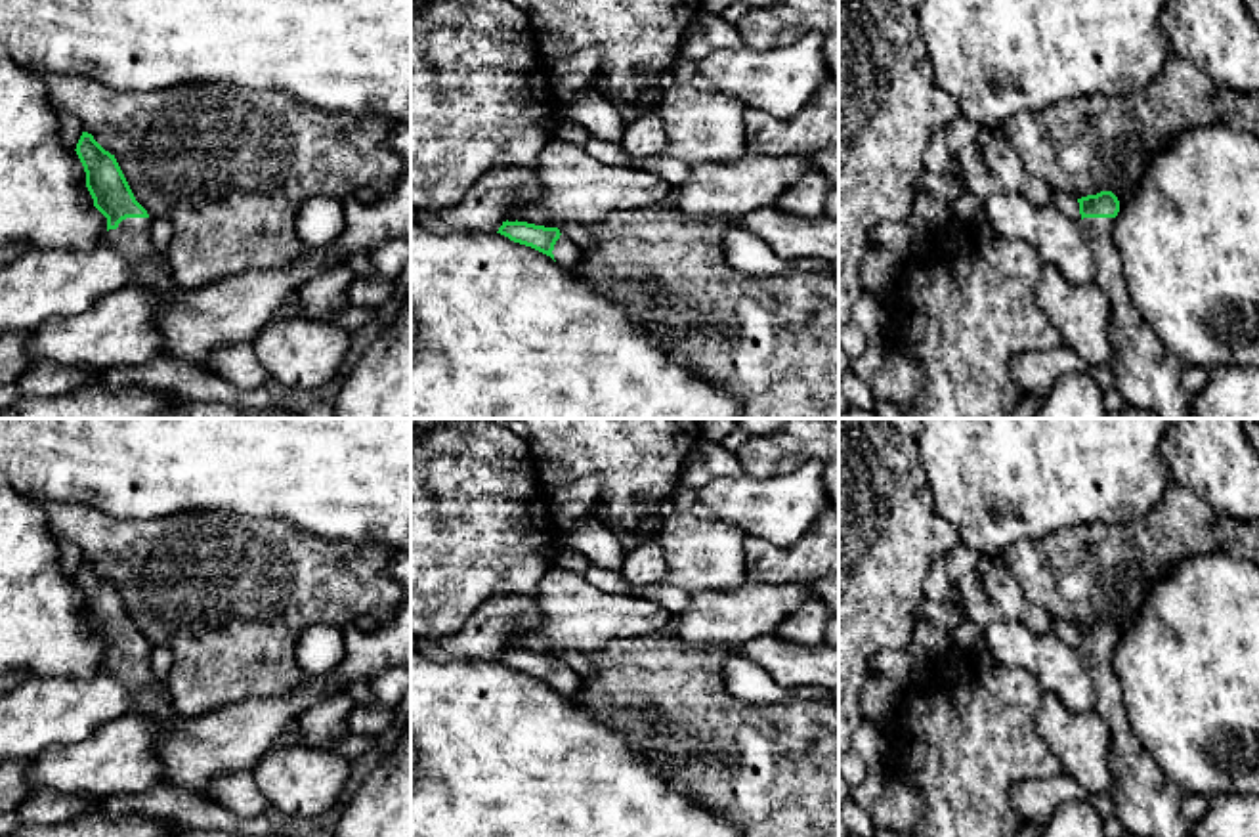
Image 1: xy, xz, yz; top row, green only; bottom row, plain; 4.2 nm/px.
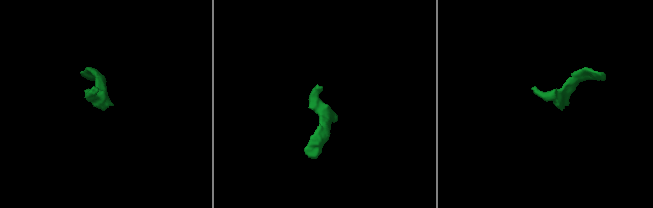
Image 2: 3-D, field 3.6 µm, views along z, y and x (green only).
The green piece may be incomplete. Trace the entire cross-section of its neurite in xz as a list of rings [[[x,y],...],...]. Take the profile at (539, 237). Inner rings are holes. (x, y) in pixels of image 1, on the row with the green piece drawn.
[[[506,220],[497,233],[550,256],[565,269],[573,269],[581,258],[581,250],[565,235],[562,235],[558,227]]]

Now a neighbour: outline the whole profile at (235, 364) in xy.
[[[252,342],[214,348],[206,369],[241,392],[271,384],[267,371],[254,354]]]

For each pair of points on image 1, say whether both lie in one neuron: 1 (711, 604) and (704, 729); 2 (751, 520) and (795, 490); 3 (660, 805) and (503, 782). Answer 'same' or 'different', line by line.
1: different
2: same
3: same

